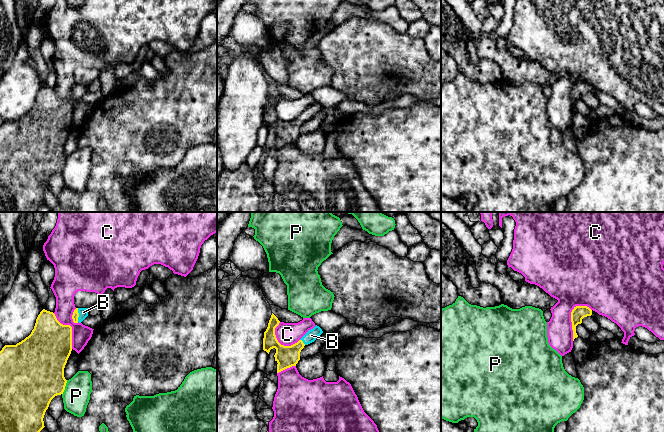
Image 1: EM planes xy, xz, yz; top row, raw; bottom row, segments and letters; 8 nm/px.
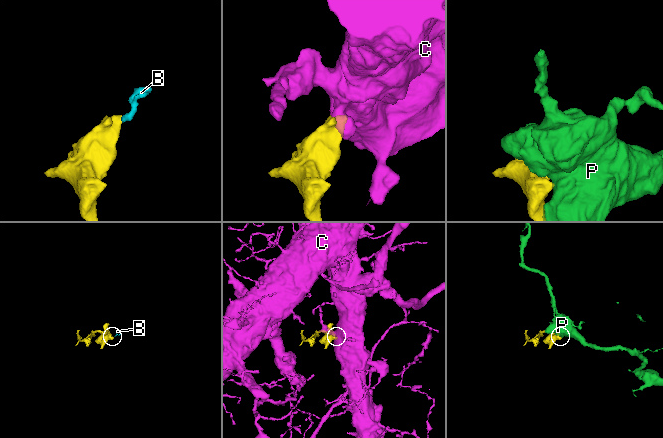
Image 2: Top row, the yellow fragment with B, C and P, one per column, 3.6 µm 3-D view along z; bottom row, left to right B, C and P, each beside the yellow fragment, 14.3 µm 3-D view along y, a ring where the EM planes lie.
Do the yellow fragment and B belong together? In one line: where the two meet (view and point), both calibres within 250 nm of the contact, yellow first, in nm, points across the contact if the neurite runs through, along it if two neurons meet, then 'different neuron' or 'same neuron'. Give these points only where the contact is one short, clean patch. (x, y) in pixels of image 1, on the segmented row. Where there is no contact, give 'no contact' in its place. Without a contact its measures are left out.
xy (78, 315) | 50/80 nm | across xy (75, 315), (78, 315), (83, 312) | same neuron

